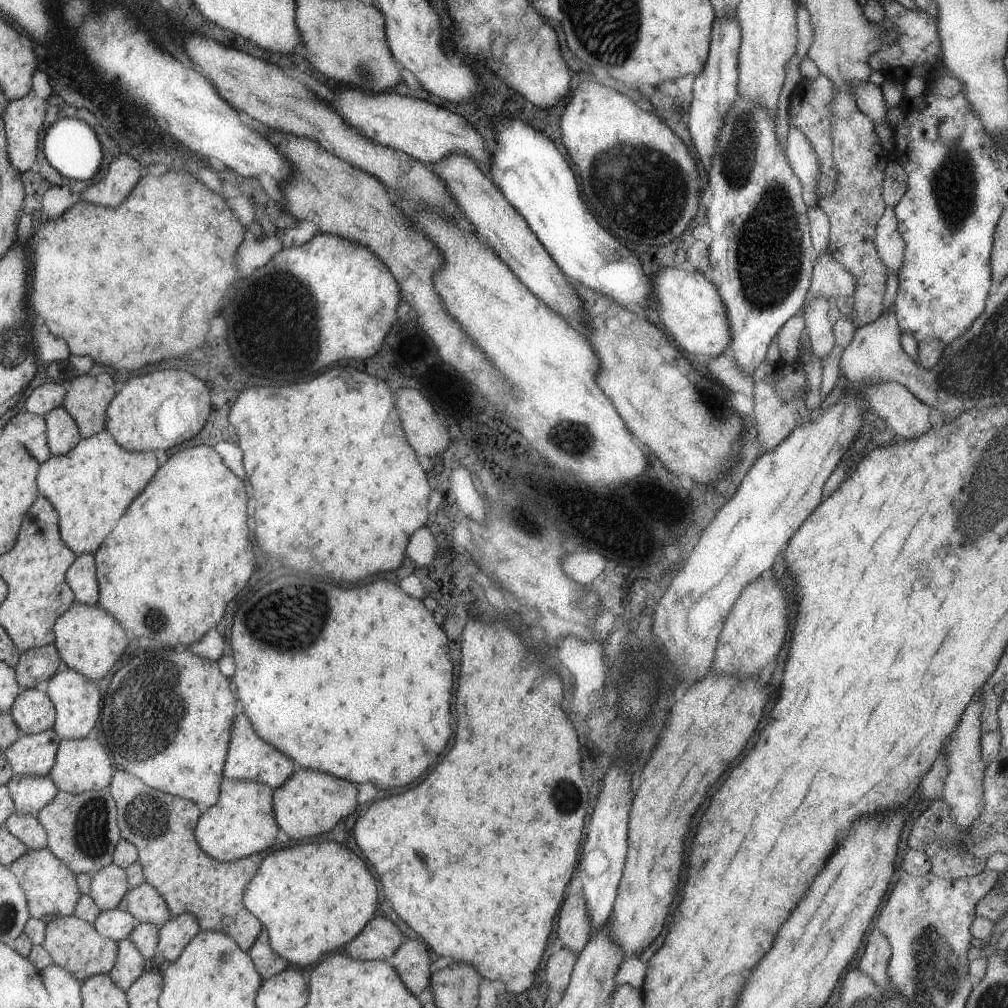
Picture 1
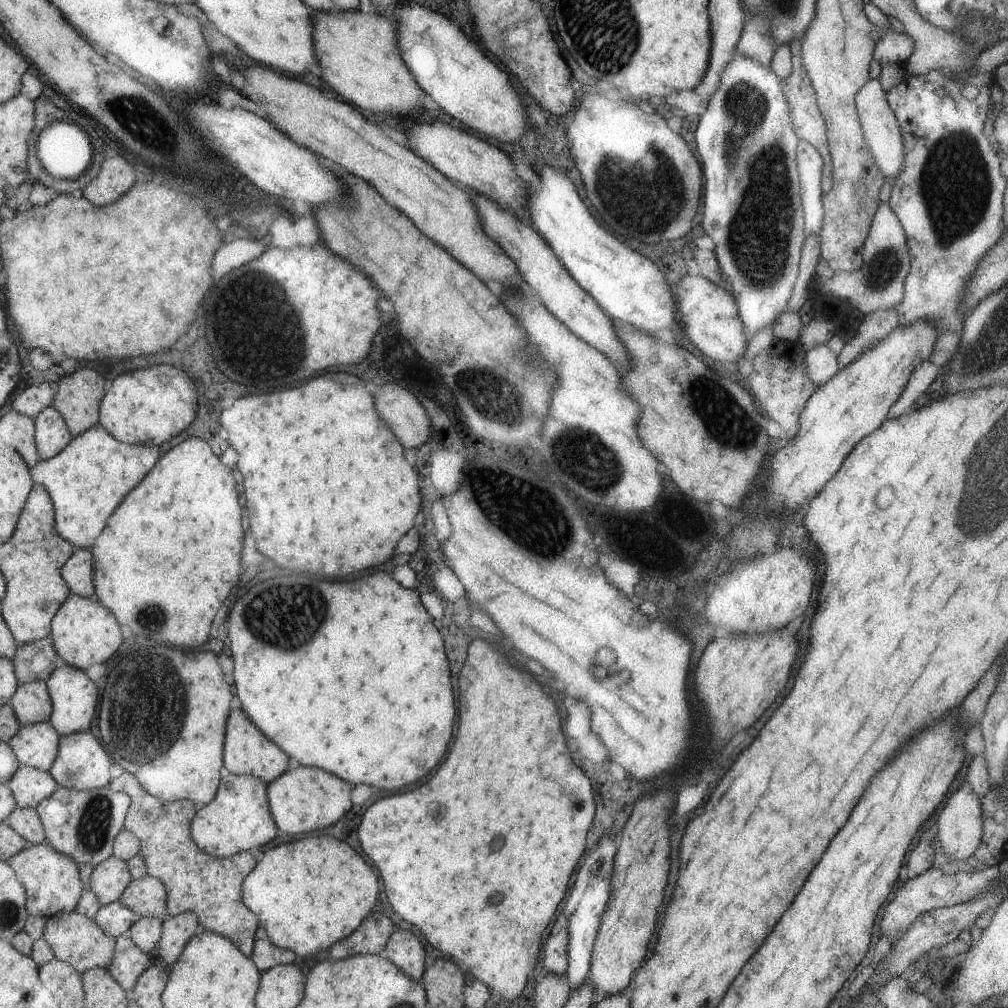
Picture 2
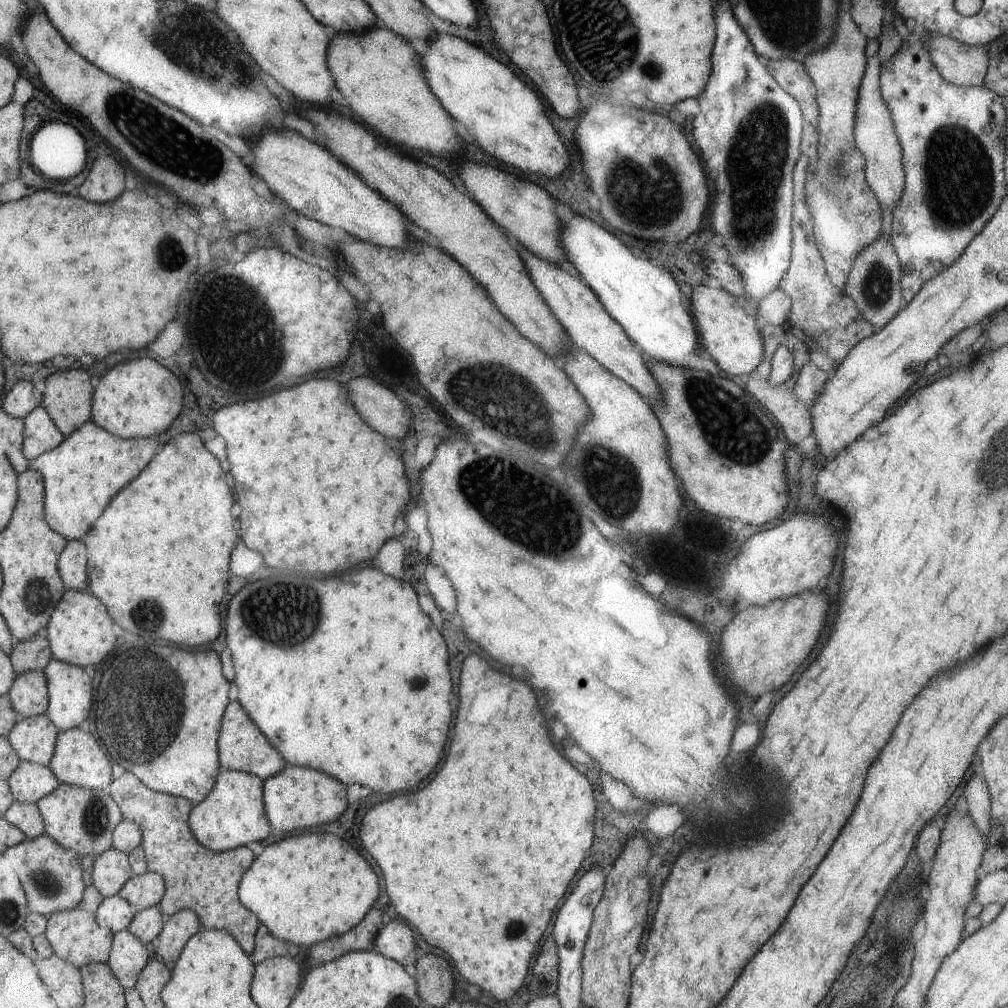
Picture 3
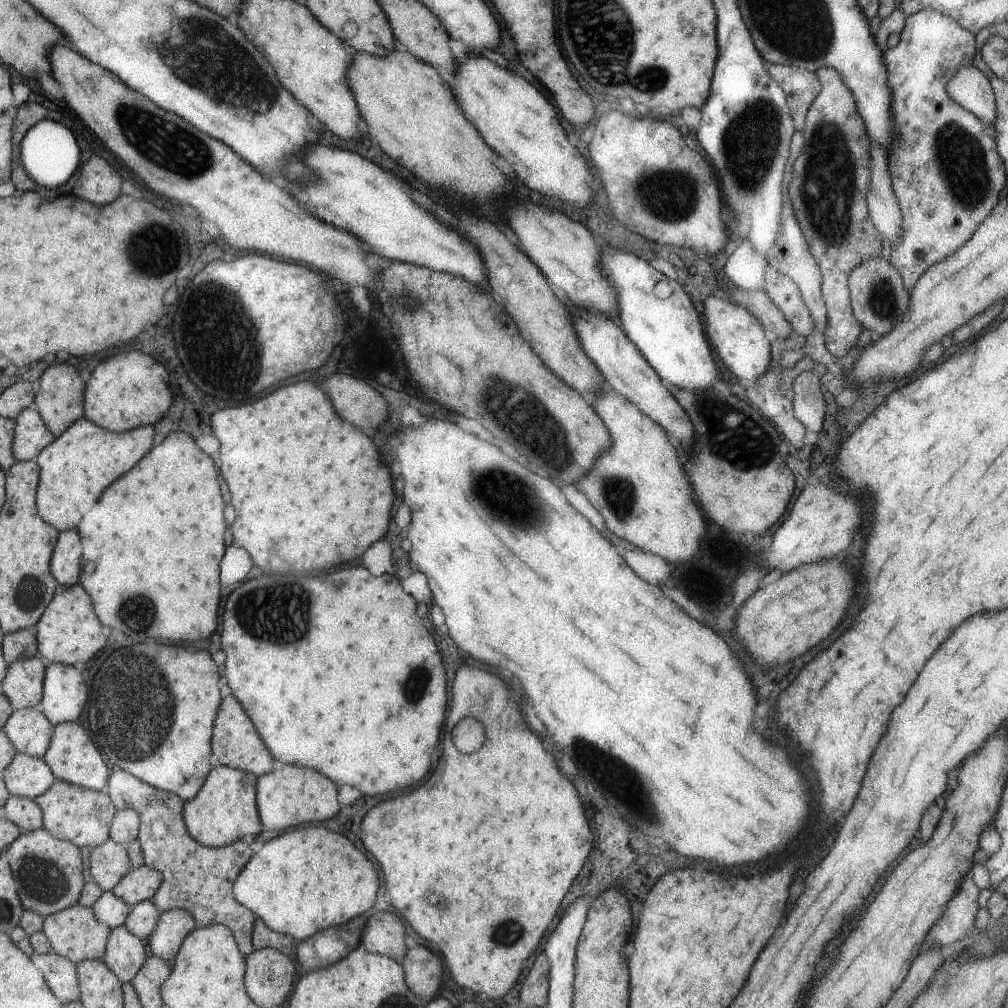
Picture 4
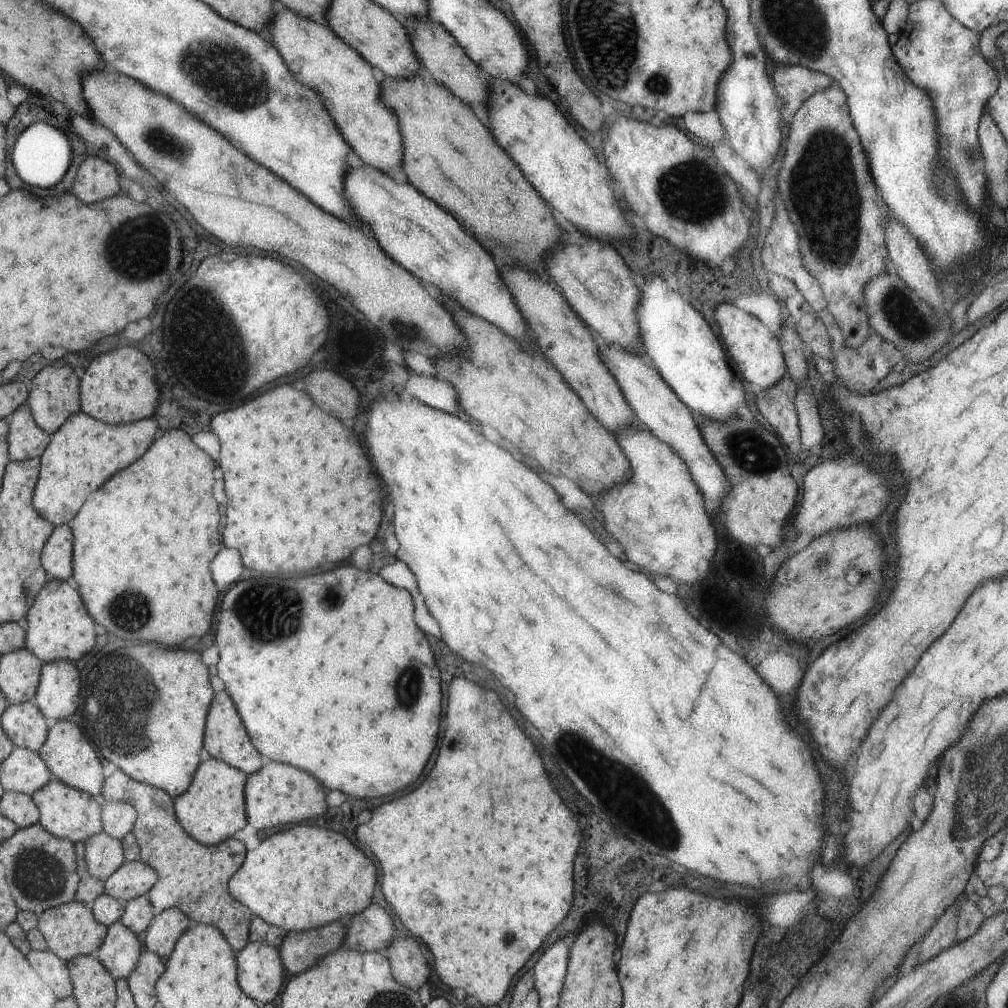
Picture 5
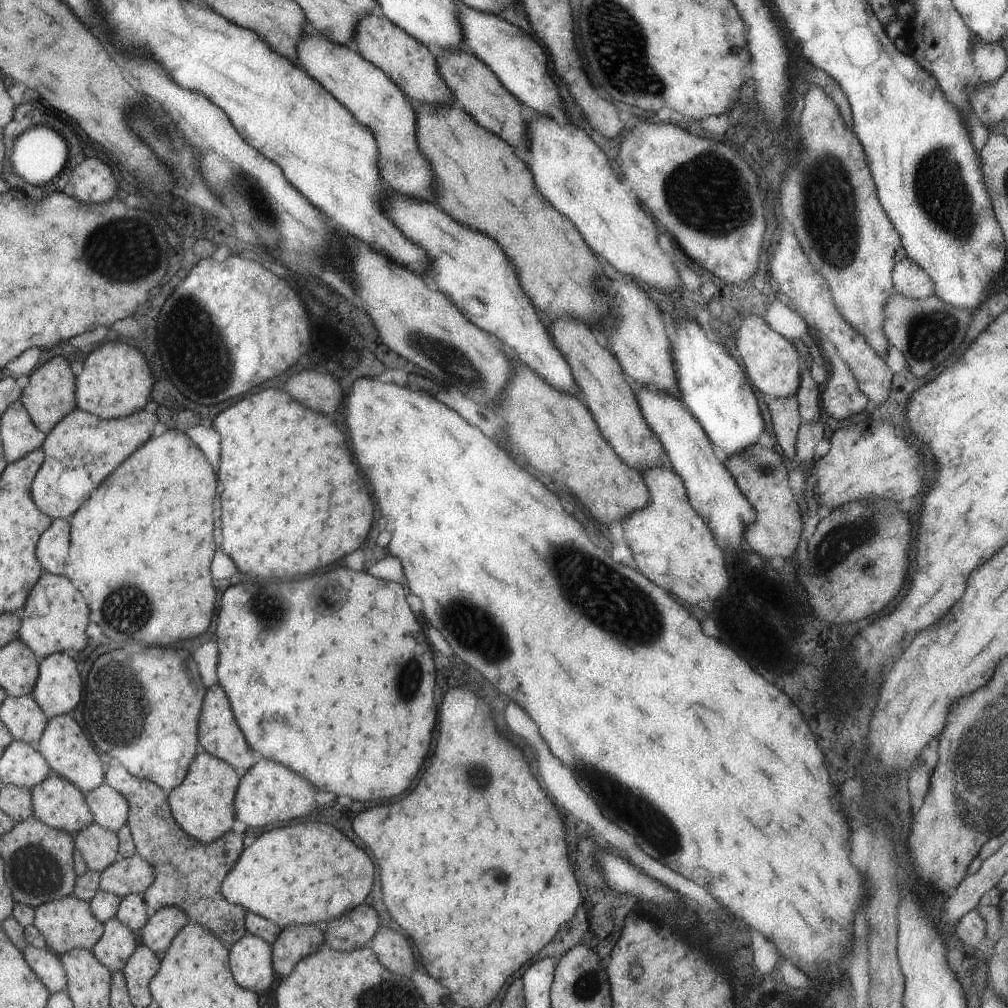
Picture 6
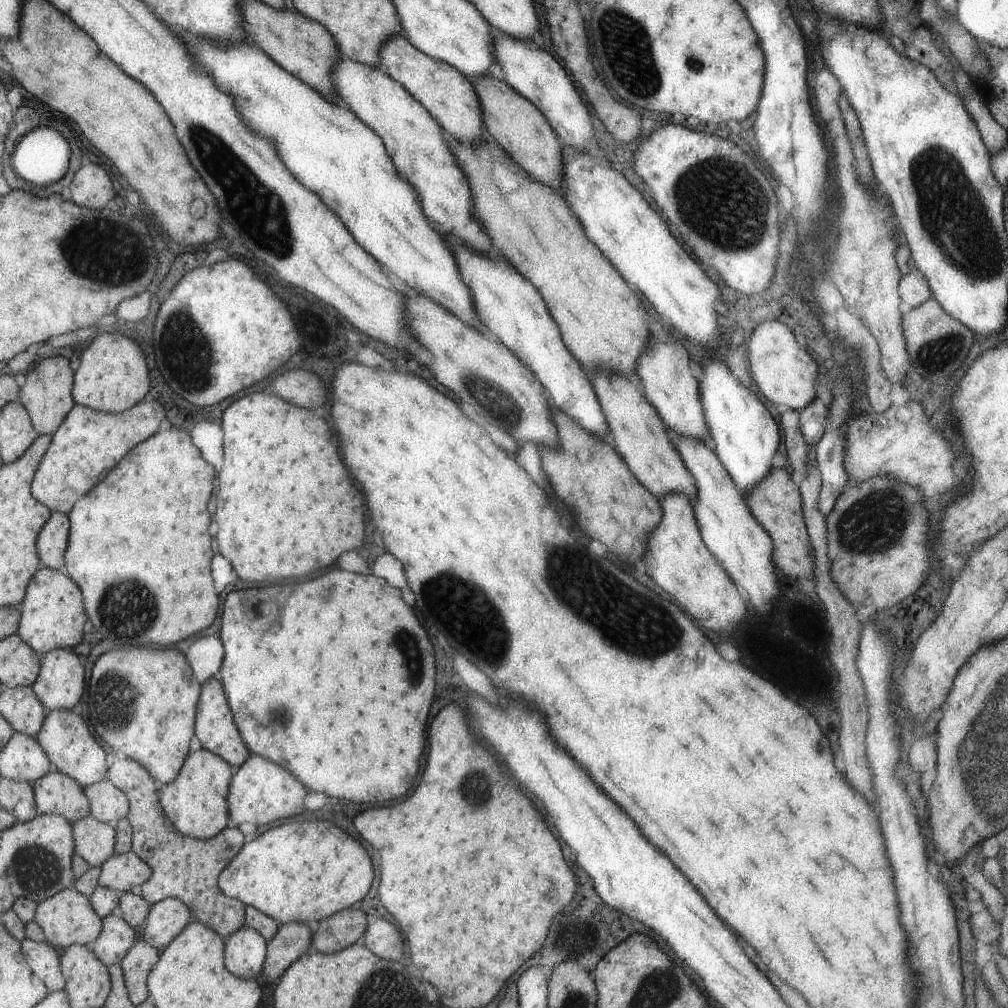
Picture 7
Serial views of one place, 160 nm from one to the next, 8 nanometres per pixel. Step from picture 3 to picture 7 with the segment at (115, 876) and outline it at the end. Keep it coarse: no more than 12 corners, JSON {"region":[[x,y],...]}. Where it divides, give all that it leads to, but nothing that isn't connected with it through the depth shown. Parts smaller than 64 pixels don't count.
{"region":[[89,814],[71,826],[74,854],[99,868],[115,831]]}

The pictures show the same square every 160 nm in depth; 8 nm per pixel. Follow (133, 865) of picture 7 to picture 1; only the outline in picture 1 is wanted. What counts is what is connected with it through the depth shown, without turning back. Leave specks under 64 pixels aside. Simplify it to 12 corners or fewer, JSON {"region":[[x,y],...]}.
{"region":[[145,881],[129,888],[116,908],[157,928],[172,918]]}

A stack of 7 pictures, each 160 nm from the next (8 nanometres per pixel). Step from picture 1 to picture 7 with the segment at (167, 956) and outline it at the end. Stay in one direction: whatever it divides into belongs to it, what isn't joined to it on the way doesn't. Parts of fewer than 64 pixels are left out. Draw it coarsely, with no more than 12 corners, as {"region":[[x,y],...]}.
{"region":[[183,902],[150,906],[141,938],[162,950],[191,920]]}

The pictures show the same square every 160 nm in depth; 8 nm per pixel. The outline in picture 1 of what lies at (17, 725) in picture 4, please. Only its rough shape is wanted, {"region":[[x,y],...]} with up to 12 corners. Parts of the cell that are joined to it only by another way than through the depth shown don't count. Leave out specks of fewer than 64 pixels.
{"region":[[21,735],[2,751],[13,774],[49,776],[60,738]]}

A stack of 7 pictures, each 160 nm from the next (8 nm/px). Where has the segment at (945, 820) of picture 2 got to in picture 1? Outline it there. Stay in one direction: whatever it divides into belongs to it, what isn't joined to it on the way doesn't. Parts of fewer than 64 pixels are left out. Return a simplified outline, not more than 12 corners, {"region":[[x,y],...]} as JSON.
{"region":[[975,694],[942,748],[942,800],[956,827],[983,809],[982,698]]}

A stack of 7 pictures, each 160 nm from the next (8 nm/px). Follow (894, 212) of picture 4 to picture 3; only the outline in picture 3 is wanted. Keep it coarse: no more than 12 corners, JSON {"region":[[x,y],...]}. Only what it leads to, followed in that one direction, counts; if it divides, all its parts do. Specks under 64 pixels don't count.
{"region":[[866,59],[853,136],[880,206],[902,193],[902,148]]}

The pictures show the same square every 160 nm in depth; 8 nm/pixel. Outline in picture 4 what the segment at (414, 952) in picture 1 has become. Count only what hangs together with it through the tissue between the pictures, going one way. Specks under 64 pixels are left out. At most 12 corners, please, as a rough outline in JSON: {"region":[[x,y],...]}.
{"region":[[376,911],[360,944],[401,964],[407,950],[401,920]]}

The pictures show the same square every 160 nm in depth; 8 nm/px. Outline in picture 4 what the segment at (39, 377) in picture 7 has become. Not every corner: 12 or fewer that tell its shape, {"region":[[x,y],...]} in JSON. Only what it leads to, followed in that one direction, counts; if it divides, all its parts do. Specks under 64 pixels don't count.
{"region":[[67,364],[37,379],[33,408],[57,438],[84,416],[85,382]]}

